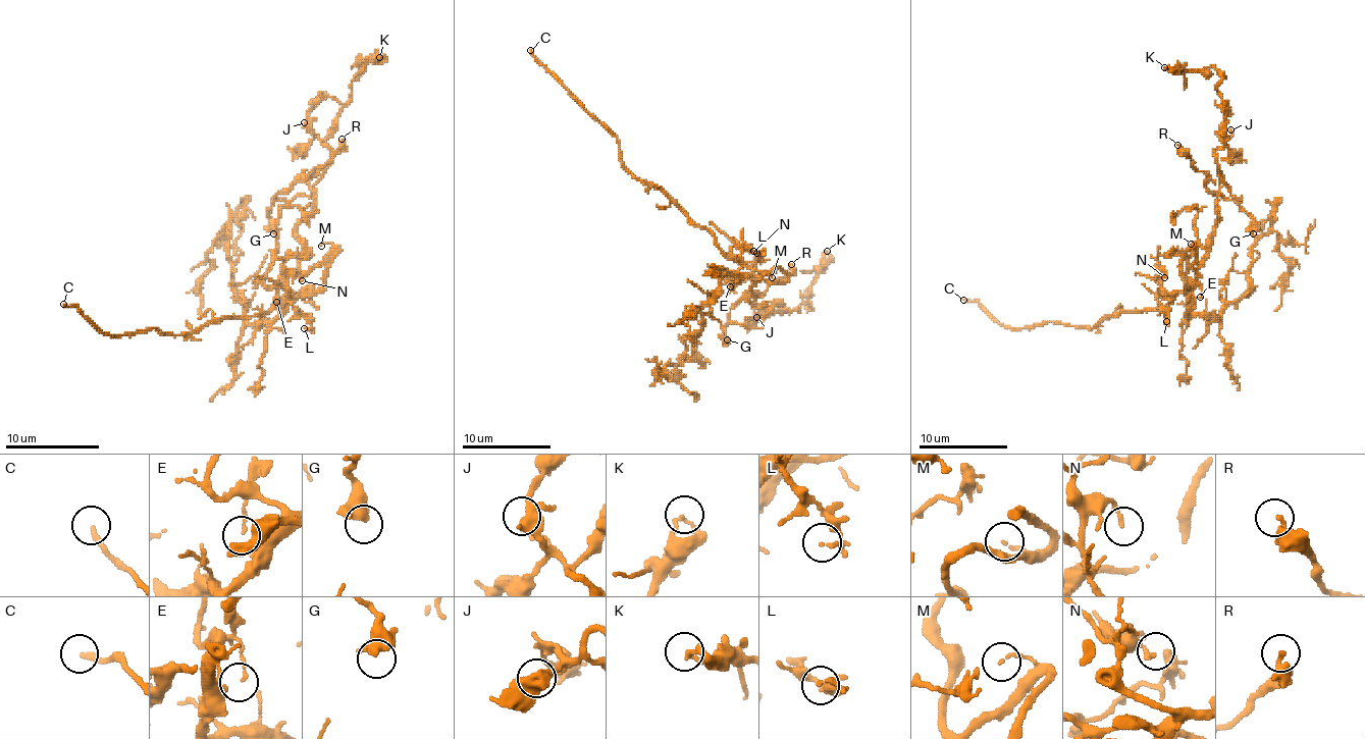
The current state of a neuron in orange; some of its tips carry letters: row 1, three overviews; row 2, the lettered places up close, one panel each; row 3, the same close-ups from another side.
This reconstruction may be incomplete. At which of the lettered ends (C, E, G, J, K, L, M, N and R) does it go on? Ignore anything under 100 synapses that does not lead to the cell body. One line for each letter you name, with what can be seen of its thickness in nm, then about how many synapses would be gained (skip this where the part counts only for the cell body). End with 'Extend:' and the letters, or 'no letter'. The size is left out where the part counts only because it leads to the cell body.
C: calibre 220 nm
Extend: C

